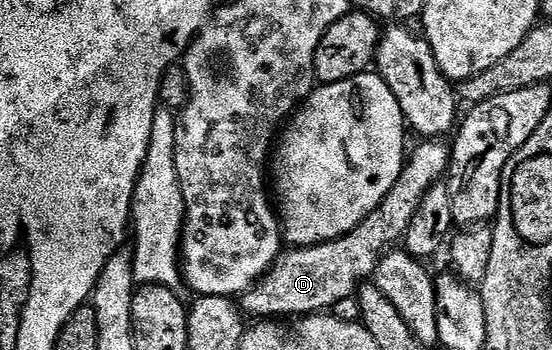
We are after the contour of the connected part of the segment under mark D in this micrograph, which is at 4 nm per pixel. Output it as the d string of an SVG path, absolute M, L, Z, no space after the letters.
M427 138L419 142L415 153L413 148L406 157L393 190L389 190L379 207L373 209L353 230L336 240L326 240L323 244L288 247L275 259L271 269L260 276L248 292L243 293L242 311L248 317L259 316L255 318L306 318L312 314L326 313L334 309L331 308L334 304L339 304L350 296L352 299L357 290L374 277L377 262L381 262L384 254L392 251L404 239L426 192L448 175L451 150L443 143L439 138Z

